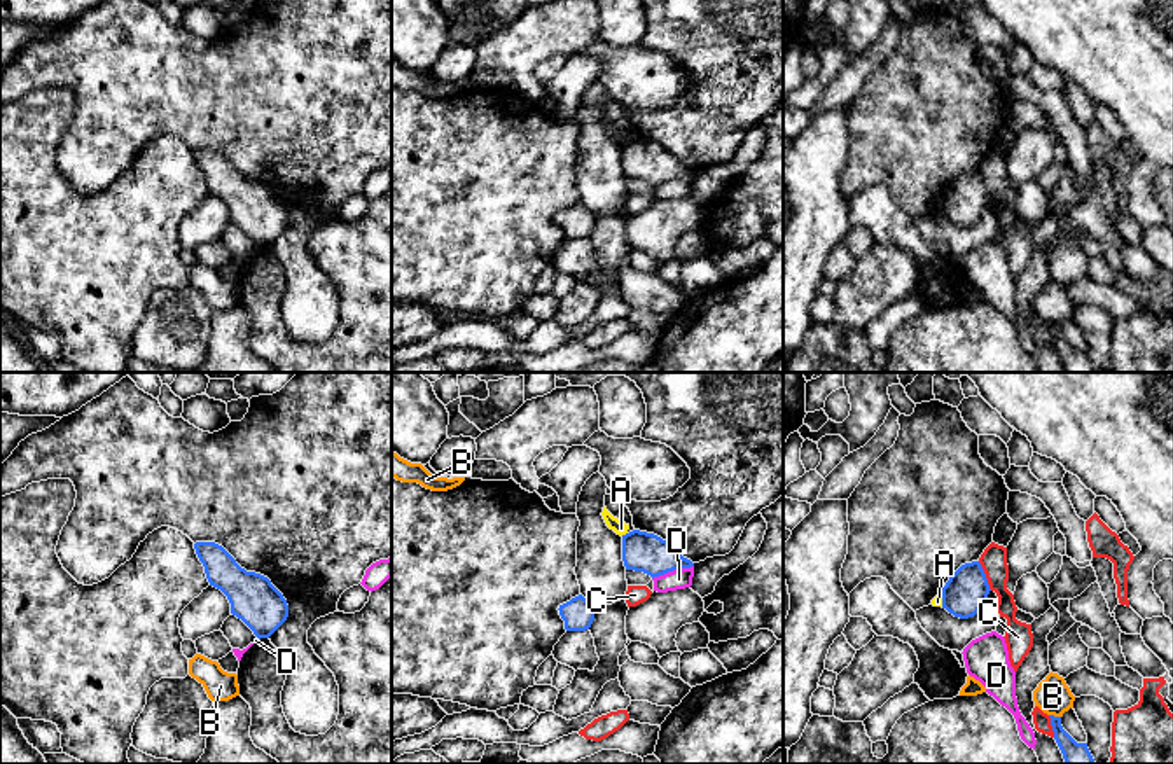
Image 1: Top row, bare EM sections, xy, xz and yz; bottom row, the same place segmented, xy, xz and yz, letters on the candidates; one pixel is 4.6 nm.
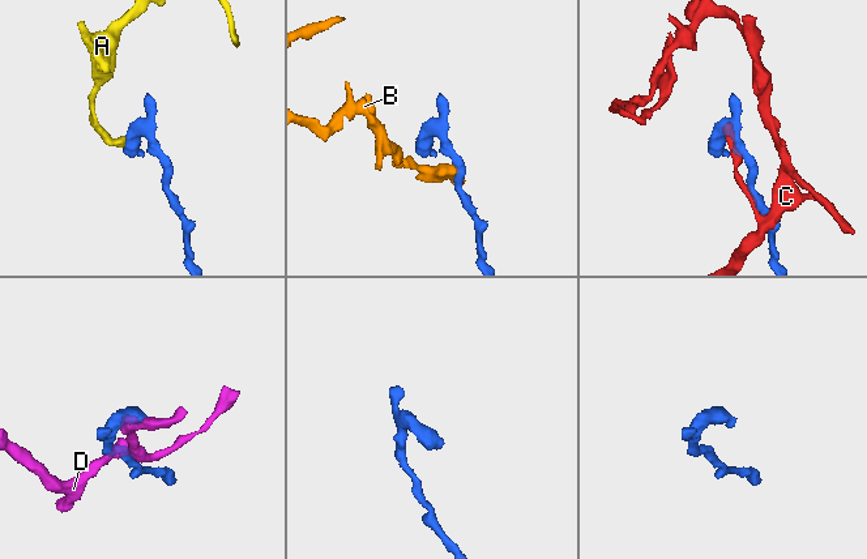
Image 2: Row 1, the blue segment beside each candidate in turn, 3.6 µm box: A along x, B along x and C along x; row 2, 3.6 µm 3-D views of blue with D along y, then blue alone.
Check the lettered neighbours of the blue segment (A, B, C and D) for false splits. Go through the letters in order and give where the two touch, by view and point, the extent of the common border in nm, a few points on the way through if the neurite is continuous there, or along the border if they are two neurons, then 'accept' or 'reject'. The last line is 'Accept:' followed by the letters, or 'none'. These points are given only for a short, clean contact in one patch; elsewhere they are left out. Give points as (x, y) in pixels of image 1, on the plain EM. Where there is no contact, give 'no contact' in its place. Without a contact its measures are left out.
A: contact xz (623, 144); length 40 nm; border xz (626, 140), (621, 144); reject
B: contact yz (1053, 324); length 60 nm; border yz (1049, 322), (1060, 326); reject
C: contact yz (985, 184); length 150 nm; reject
D: contact xz (672, 179); length 200 nm; border xz (693, 173), (668, 179), (652, 187); reject
Accept: none

